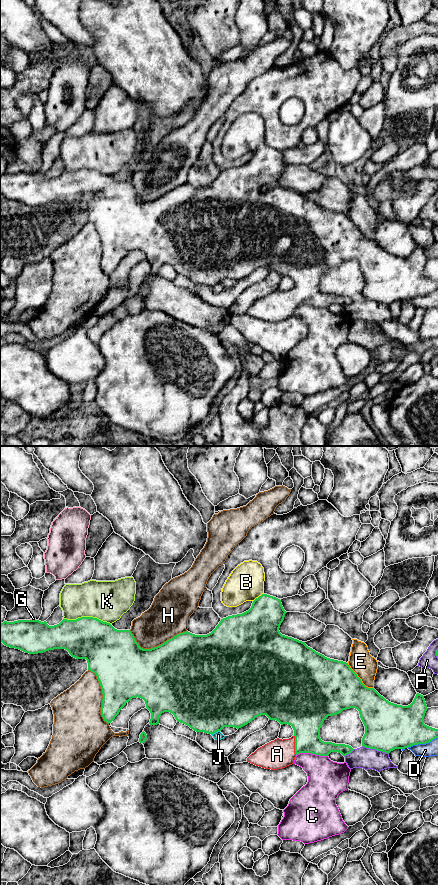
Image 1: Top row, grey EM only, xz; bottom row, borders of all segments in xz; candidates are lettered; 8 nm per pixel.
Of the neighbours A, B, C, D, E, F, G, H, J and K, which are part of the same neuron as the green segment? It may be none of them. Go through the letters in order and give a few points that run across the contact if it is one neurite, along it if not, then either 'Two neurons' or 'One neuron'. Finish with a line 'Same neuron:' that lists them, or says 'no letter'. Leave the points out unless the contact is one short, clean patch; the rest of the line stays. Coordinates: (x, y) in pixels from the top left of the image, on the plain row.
A: One neuron
B: Line: xz (258, 179), (259, 148), (246, 134). One neuron
C: Two neurons
D: Two neurons
E: Two neurons
F: Two neurons
G: Two neurons
H: Two neurons
J: Two neurons
K: Two neurons
Same neuron: A, B

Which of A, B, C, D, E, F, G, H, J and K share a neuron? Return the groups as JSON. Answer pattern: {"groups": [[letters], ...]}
{"groups": [["A", "B"], ["C"], ["D"], ["E"], ["F"], ["G"], ["H"], ["J"], ["K"]]}

